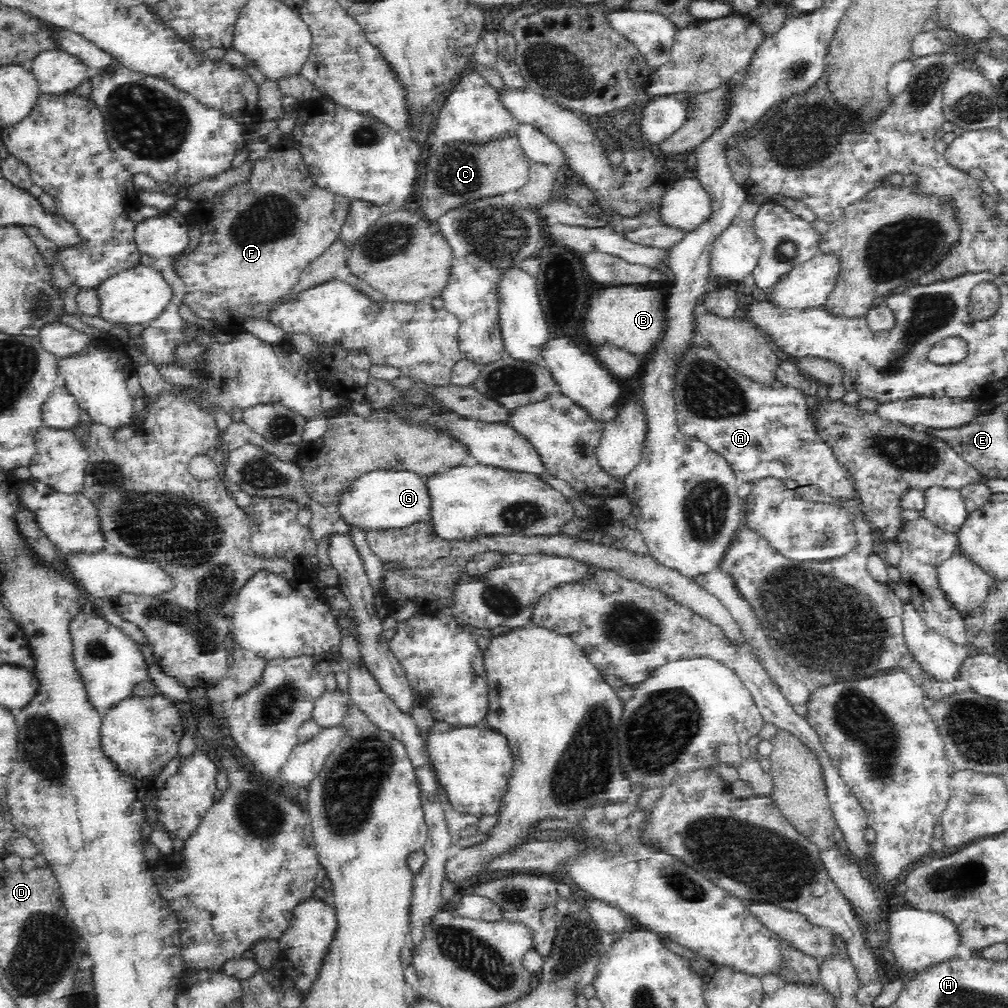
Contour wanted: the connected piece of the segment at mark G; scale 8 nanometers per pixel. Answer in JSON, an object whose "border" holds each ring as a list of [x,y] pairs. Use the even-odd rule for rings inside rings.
{"border":[[[379,468],[370,472],[362,473],[356,478],[348,490],[342,494],[340,503],[336,508],[345,521],[356,523],[366,528],[402,528],[411,524],[419,523],[432,514],[432,495],[428,487],[429,476],[412,471],[408,468]]]}

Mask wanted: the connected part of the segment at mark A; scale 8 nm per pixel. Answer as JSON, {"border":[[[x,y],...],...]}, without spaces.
{"border":[[[694,333],[687,341],[675,360],[673,380],[673,399],[675,400],[677,427],[691,438],[708,443],[714,451],[722,455],[736,473],[739,484],[754,483],[756,480],[774,477],[780,480],[790,478],[801,486],[830,486],[830,496],[852,502],[856,500],[858,486],[854,472],[839,459],[830,443],[822,440],[808,418],[808,402],[795,388],[785,385],[774,378],[757,381],[730,367],[712,347],[702,348],[695,342]]]}

